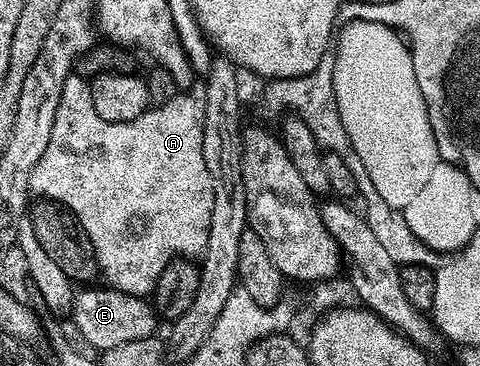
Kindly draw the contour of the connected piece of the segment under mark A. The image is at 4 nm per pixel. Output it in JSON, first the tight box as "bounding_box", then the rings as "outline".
{"bounding_box":[30,76,214,296],"outline":[[[72,76],[64,84],[52,136],[32,172],[30,190],[74,213],[90,238],[101,277],[106,277],[115,290],[139,296],[153,291],[167,257],[166,241],[186,242],[197,234],[199,237],[208,225],[214,193],[208,164],[204,162],[206,103],[195,94],[180,92],[168,104],[154,106],[131,122],[109,122],[96,112],[87,79]]]}

